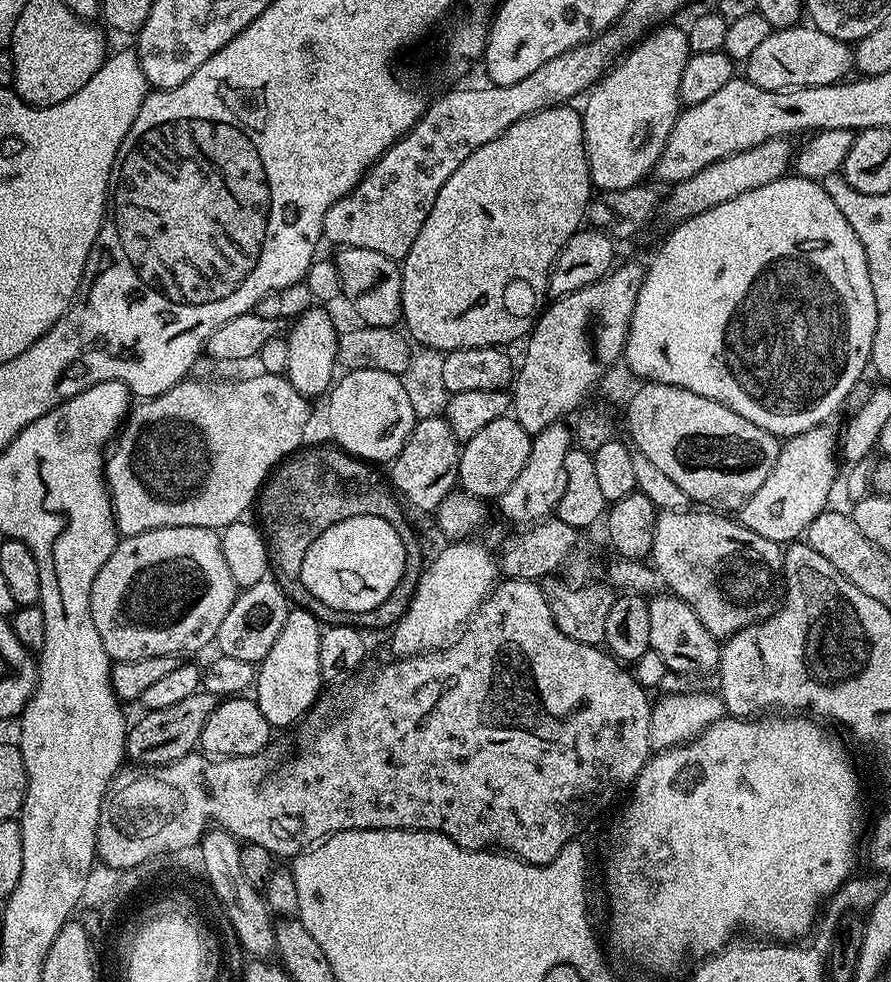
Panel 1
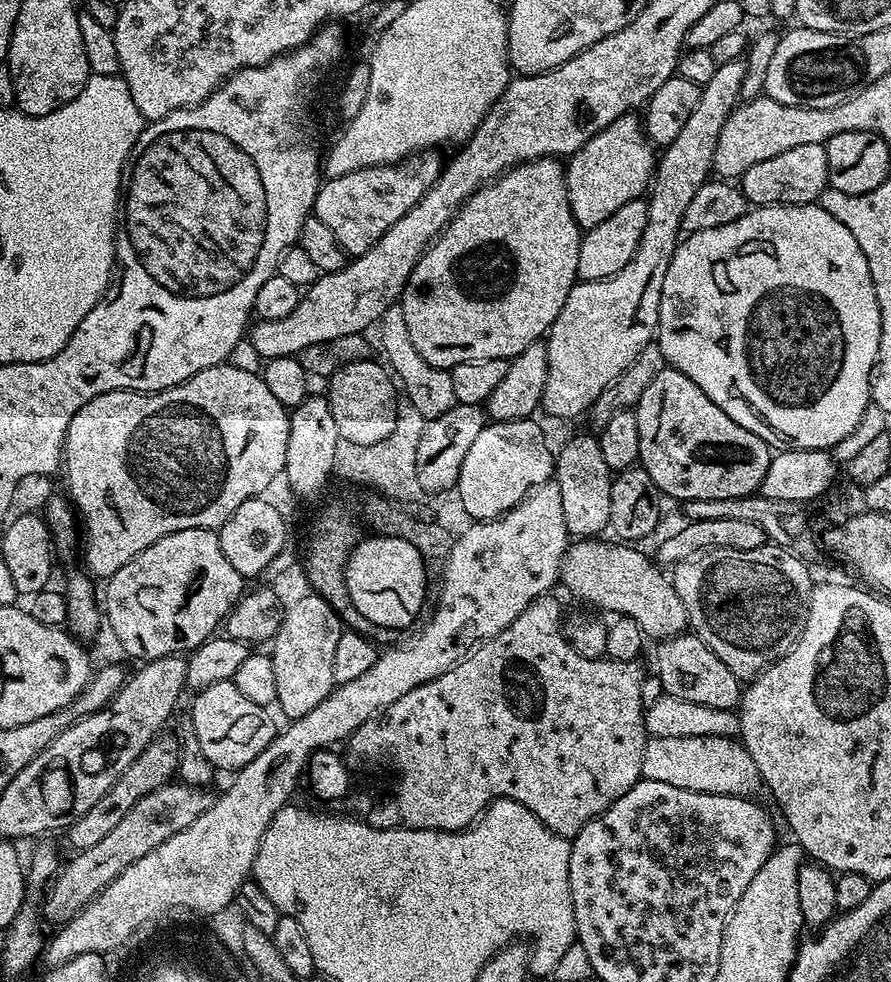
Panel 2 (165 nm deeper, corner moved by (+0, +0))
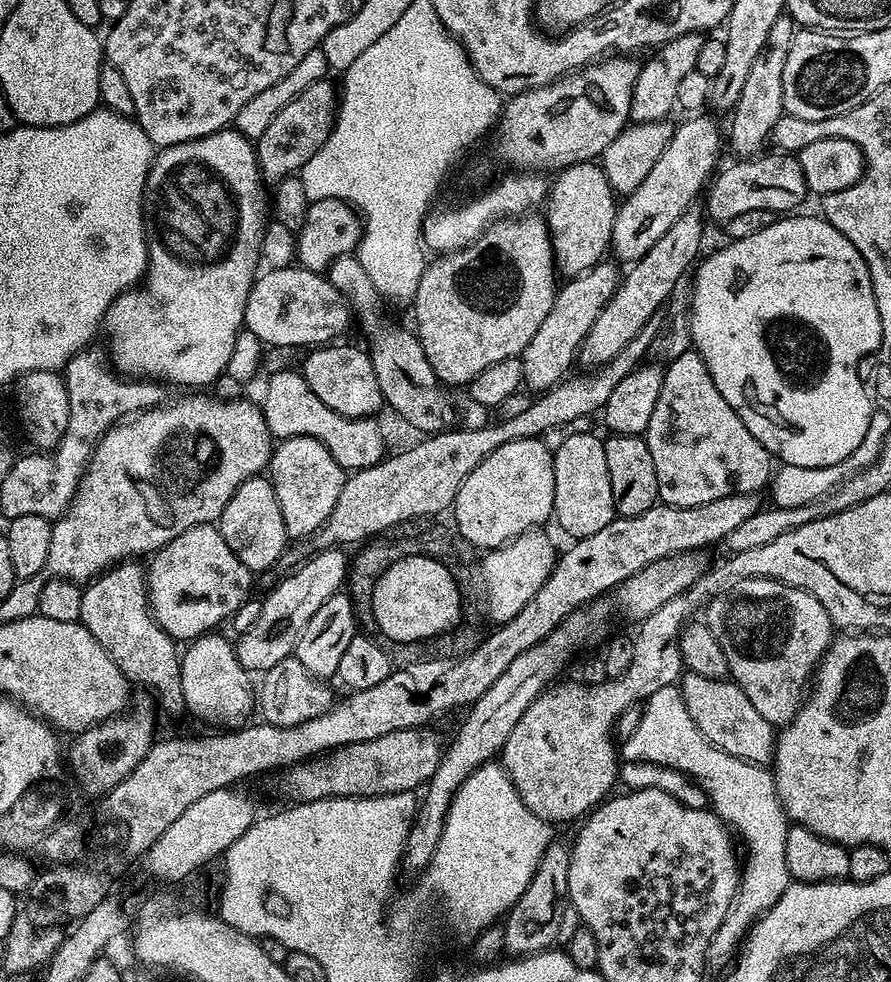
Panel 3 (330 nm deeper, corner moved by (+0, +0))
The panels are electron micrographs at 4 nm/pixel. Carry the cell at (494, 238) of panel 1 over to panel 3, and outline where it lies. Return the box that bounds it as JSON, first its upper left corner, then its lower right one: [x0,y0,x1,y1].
[414,215,558,386]

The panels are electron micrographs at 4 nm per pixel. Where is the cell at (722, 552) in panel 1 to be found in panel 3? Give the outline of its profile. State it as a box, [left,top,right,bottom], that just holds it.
[706,576,834,726]

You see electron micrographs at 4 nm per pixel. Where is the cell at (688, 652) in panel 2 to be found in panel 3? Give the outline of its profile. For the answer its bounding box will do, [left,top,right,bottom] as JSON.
[678,672,776,765]

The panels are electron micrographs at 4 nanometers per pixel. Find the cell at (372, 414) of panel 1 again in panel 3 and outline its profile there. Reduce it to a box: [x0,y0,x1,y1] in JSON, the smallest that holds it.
[302,342,385,420]

